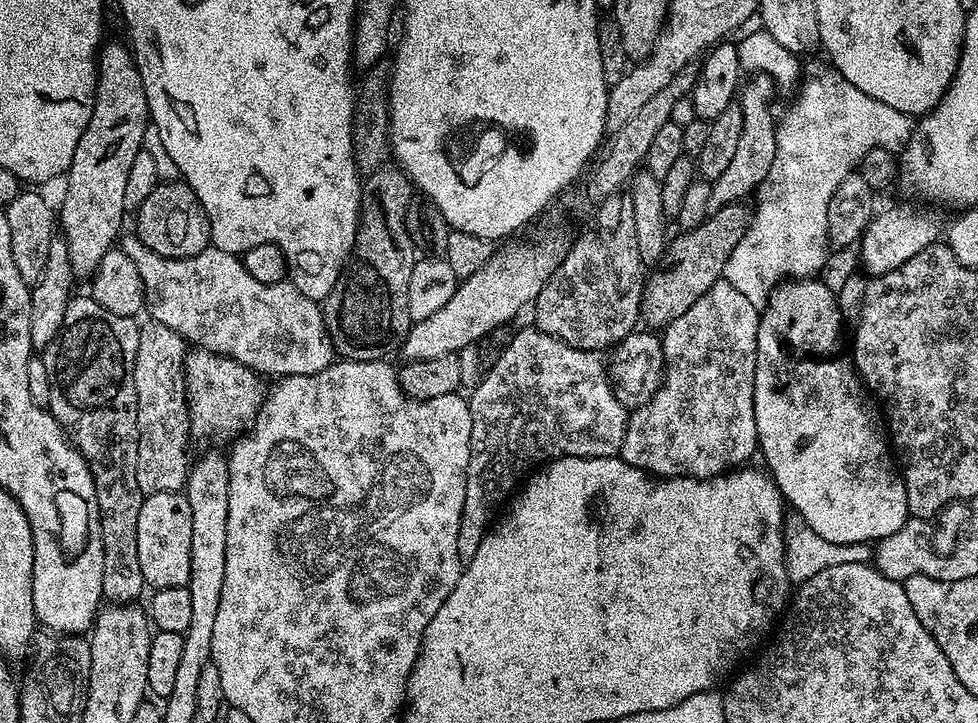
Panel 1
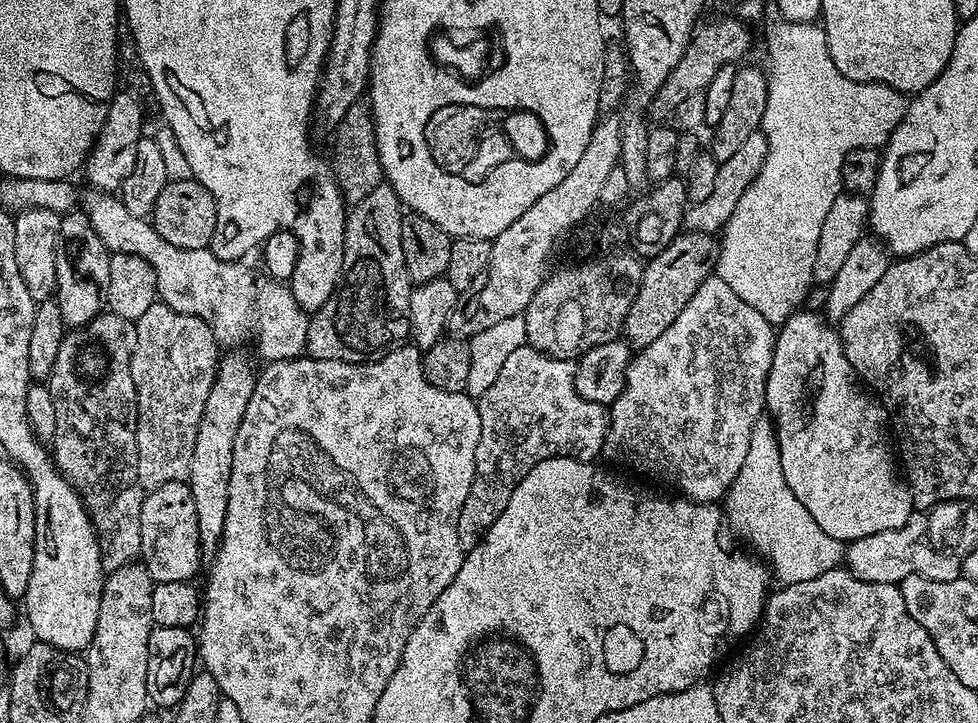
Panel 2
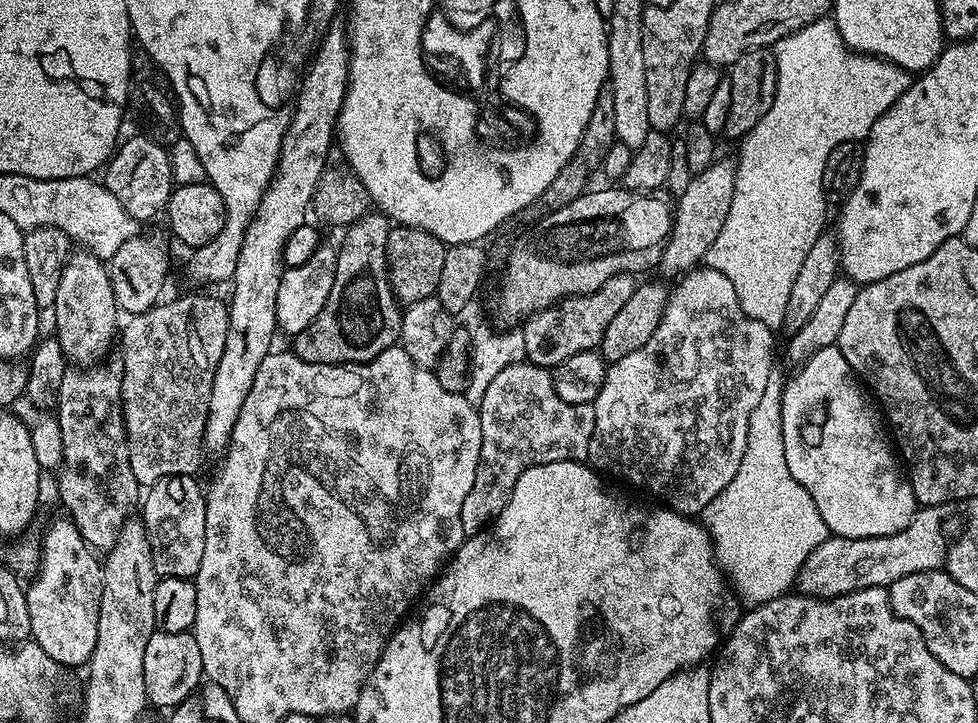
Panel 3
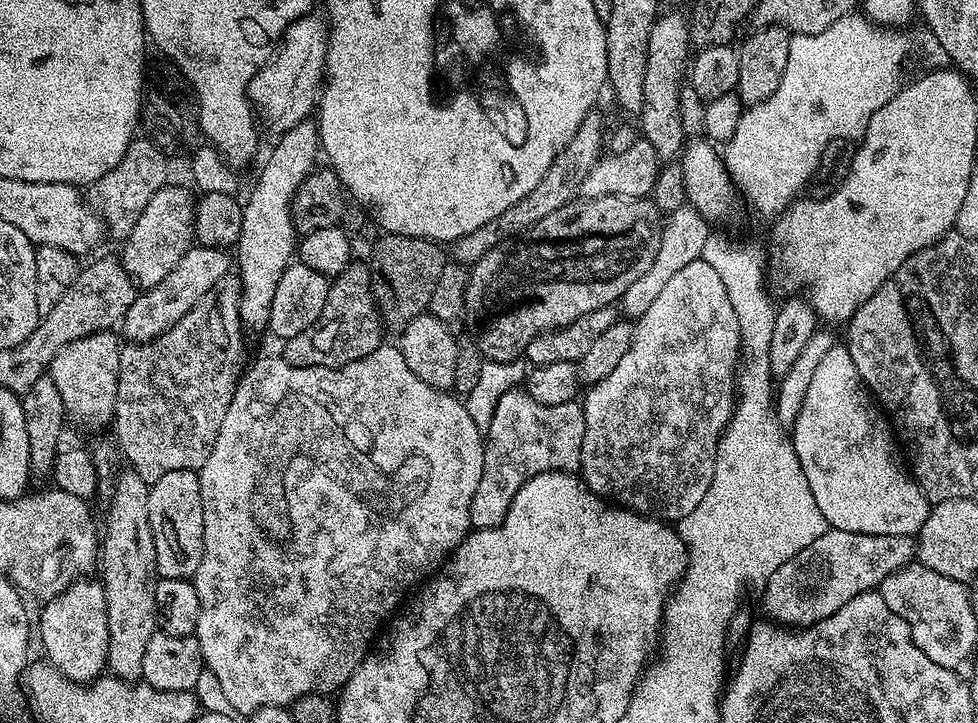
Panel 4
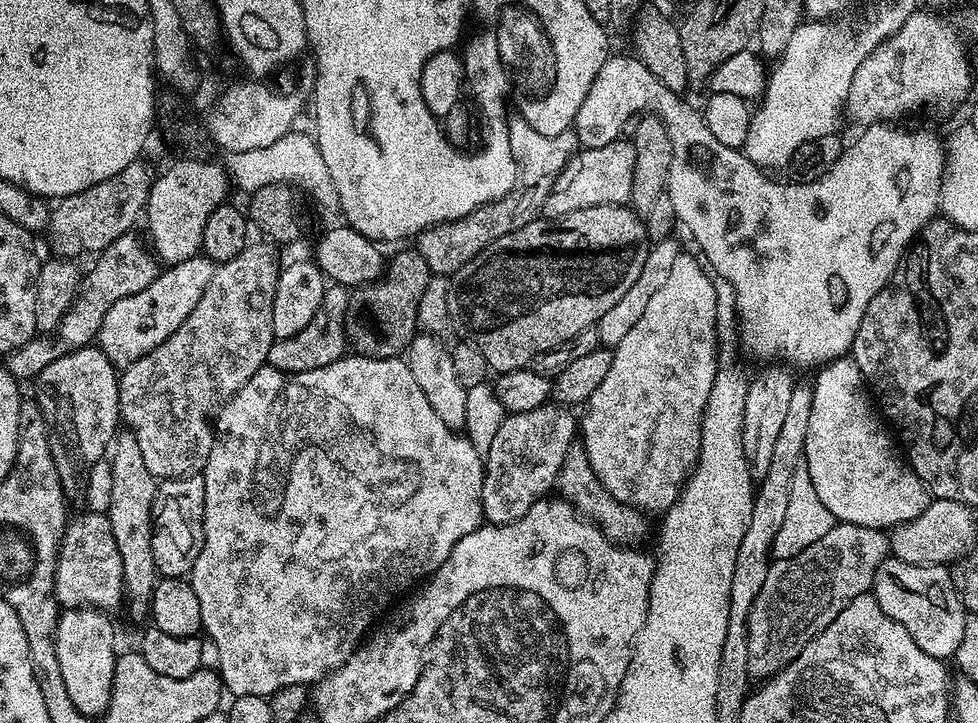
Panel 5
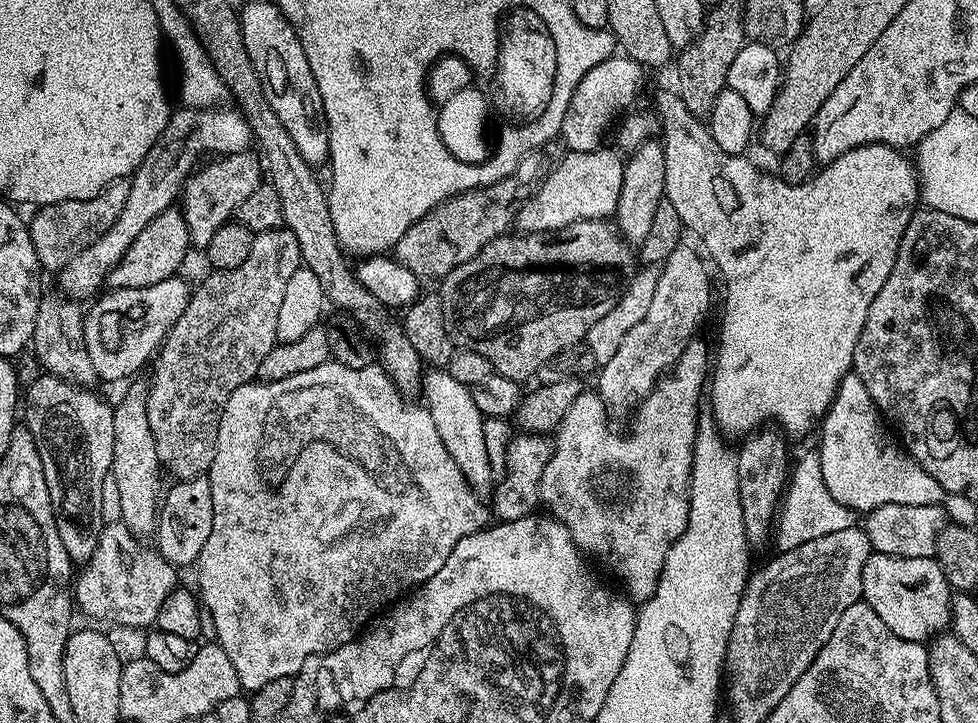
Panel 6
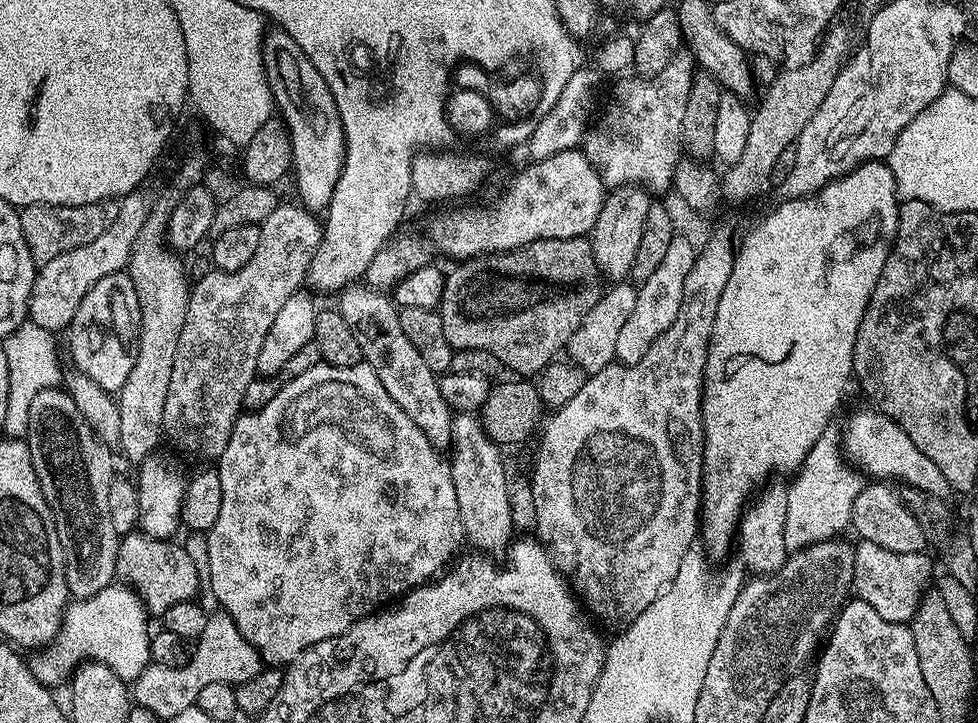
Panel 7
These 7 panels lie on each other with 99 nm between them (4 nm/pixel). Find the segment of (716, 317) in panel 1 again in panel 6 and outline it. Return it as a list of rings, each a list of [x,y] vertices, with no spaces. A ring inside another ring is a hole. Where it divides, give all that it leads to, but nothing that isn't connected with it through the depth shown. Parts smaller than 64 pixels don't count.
[[[681,246],[659,265],[658,286],[654,290],[650,310],[646,310],[646,318],[642,318],[638,326],[628,331],[626,338],[622,338],[622,346],[618,346],[618,354],[614,354],[614,358],[610,358],[610,362],[606,362],[599,369],[598,395],[609,409],[617,408],[620,412],[626,411],[625,413],[635,409],[651,392],[656,381],[676,363],[686,345],[699,333],[696,331],[708,312],[712,288],[708,285],[705,261],[701,253],[697,252],[687,246]]]

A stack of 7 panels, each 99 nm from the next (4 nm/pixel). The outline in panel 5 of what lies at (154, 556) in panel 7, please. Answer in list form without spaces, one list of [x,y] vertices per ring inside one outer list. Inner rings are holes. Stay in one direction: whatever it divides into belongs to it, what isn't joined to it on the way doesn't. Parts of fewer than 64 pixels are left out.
[[[85,511],[85,516],[80,516],[71,521],[64,529],[64,537],[60,539],[60,553],[56,559],[56,577],[54,590],[56,600],[61,609],[65,608],[99,608],[109,610],[125,603],[124,575],[122,574],[122,558],[118,554],[118,546],[114,542],[114,534],[110,530],[107,515],[102,512]]]

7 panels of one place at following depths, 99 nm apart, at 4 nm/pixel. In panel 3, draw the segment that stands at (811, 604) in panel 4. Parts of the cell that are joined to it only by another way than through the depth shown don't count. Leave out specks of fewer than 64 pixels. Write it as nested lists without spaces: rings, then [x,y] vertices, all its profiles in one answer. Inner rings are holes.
[[[917,507],[914,518],[906,530],[889,536],[870,538],[846,538],[829,535],[818,550],[802,562],[800,573],[796,576],[799,591],[806,596],[827,598],[857,592],[863,588],[887,588],[915,572],[935,572],[946,564],[946,539],[940,533],[940,516],[935,507]]]

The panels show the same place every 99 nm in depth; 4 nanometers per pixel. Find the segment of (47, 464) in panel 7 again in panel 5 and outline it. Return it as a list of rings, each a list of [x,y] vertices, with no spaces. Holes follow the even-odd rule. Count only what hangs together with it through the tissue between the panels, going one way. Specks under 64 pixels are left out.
[[[98,346],[73,348],[65,351],[58,358],[54,358],[54,362],[50,362],[50,366],[46,366],[46,370],[38,373],[34,387],[36,387],[34,399],[46,422],[46,430],[50,438],[50,454],[54,458],[54,466],[58,470],[60,484],[65,493],[72,494],[76,491],[79,493],[85,487],[86,477],[91,468],[99,460],[105,459],[122,424],[118,369],[110,362],[110,358],[106,358],[106,354]]]

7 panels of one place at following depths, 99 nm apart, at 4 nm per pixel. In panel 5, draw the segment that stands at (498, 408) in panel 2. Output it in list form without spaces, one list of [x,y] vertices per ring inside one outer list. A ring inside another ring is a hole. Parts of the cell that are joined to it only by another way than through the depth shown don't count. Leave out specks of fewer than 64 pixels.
[[[549,402],[543,408],[538,410],[526,410],[526,414],[508,414],[505,415],[504,421],[498,429],[498,434],[494,437],[494,442],[490,445],[488,456],[483,457],[484,461],[484,481],[482,482],[482,510],[484,511],[484,520],[489,525],[497,524],[513,524],[522,519],[526,514],[526,510],[530,510],[530,506],[534,506],[534,502],[545,499],[549,495],[548,492],[557,487],[560,479],[560,467],[566,462],[566,458],[571,454],[574,445],[578,440],[578,420],[571,416],[569,409],[564,406],[557,406],[555,403]]]

